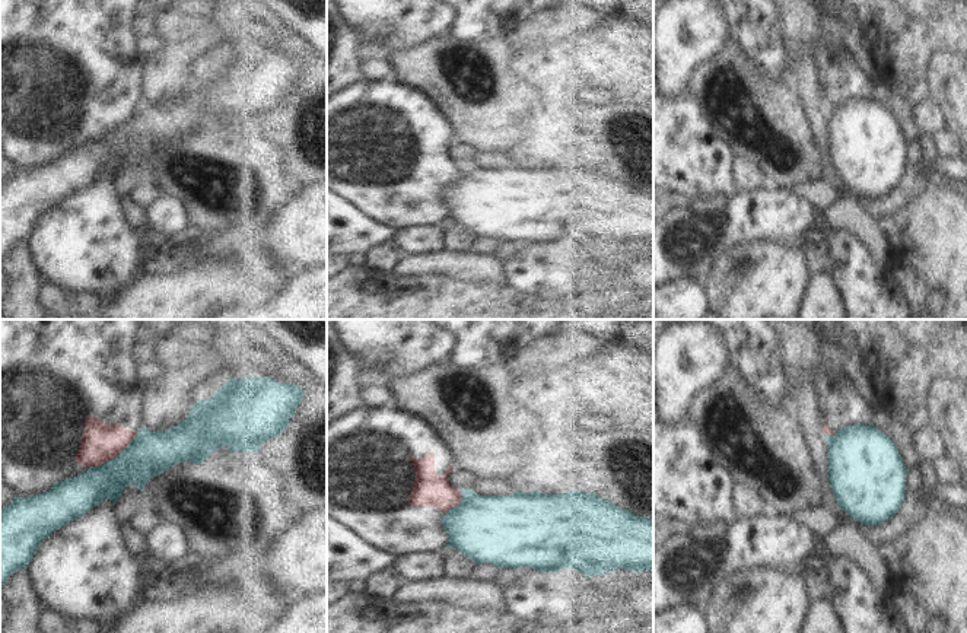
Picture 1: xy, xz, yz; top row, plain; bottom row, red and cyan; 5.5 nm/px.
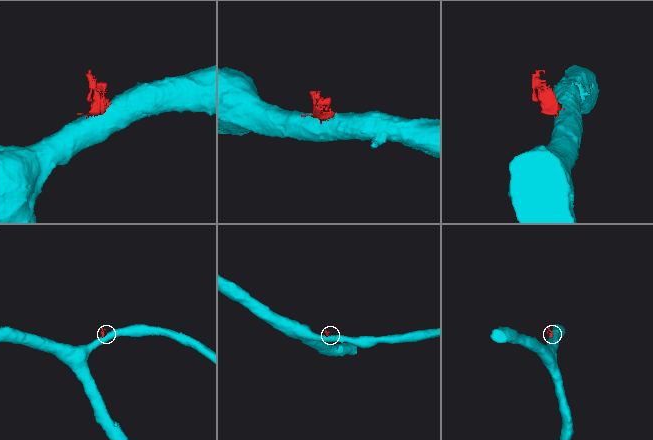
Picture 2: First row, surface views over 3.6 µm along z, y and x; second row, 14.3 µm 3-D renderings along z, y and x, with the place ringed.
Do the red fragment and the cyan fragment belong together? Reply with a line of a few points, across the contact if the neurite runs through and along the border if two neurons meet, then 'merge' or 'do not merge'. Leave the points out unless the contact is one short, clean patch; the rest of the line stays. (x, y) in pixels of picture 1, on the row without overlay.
do not merge

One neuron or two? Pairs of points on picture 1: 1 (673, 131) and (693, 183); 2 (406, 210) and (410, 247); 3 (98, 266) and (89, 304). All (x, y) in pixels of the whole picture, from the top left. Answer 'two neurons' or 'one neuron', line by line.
1: one neuron
2: two neurons
3: two neurons

